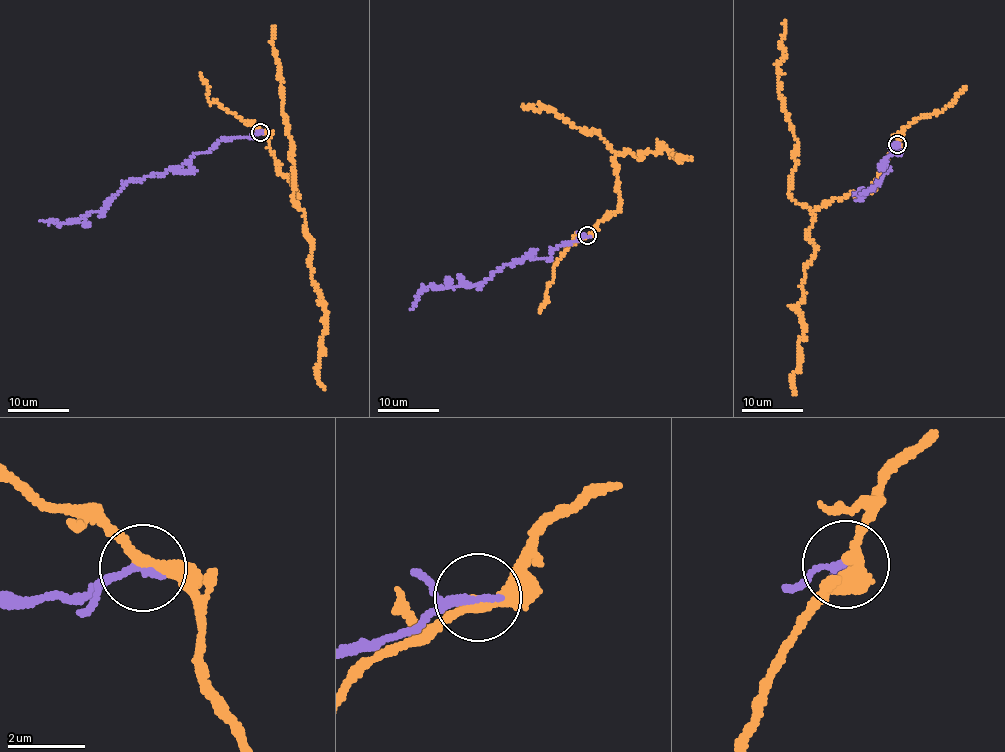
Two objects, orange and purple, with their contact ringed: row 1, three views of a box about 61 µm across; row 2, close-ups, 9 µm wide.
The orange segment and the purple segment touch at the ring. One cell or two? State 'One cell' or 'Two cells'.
Two cells

